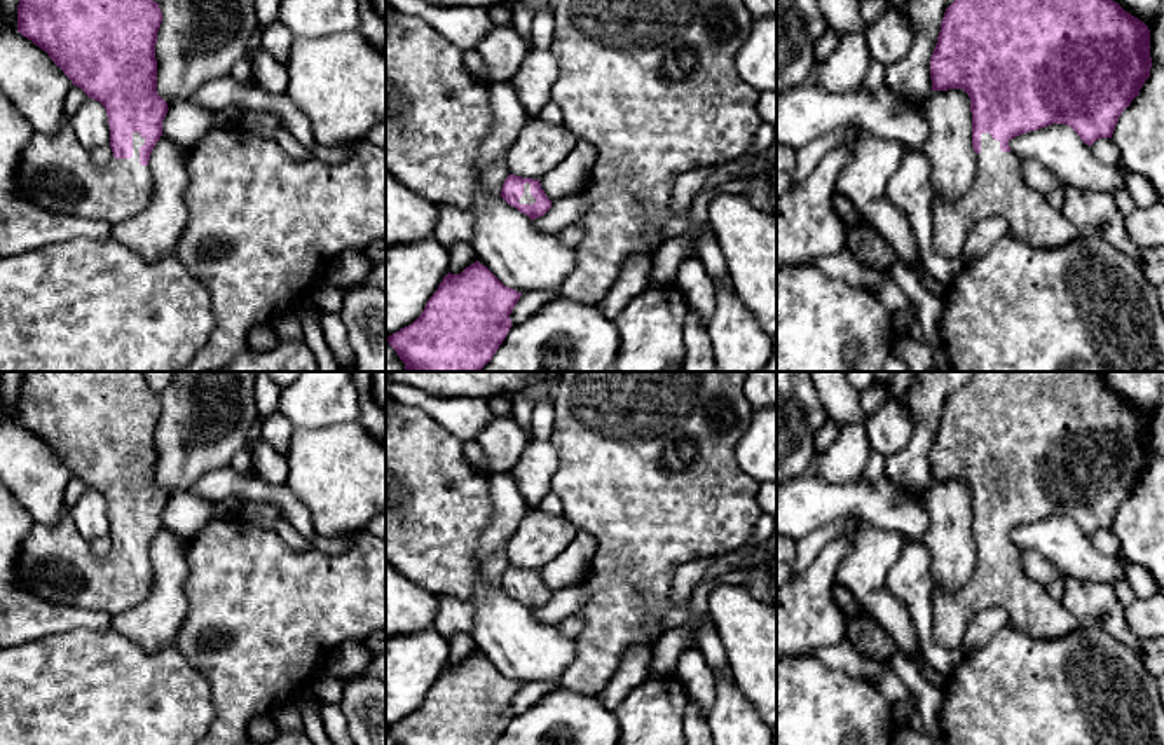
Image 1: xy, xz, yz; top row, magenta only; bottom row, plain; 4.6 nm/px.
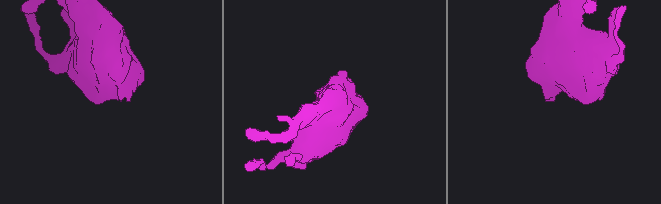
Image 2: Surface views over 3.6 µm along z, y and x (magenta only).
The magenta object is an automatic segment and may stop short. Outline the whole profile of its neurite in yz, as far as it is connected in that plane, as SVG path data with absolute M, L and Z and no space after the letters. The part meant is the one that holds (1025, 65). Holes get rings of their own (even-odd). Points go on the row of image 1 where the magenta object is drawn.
M955 0L944 12L935 49L930 58L932 91L963 89L970 98L972 147L976 176L958 199L934 194L934 249L960 258L972 227L988 216L1002 216L1009 234L1038 249L1065 246L1078 237L1077 229L1052 208L1045 195L1031 188L1010 152L1009 141L1051 124L1070 126L1085 145L1112 138L1120 113L1140 94L1150 77L1150 30L1113 0Z

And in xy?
M19 0L17 31L99 101L108 117L113 159L96 166L63 117L56 136L35 133L17 164L17 188L40 209L119 223L147 209L154 195L150 154L162 136L168 103L157 94L155 42L162 12L154 0Z

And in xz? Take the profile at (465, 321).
M478 260L461 274L447 274L428 300L422 314L387 337L407 372L480 372L506 338L510 314L522 293L504 286Z

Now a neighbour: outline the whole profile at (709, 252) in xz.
M707 232L700 243L698 243L698 255L696 255L709 276L712 277L714 283L717 284L731 284L729 276L728 276L728 267L726 260L722 256L722 251L716 241L714 232Z

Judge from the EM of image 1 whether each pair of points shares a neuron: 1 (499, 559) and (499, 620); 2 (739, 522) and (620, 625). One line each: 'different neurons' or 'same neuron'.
1: different neurons
2: same neuron

